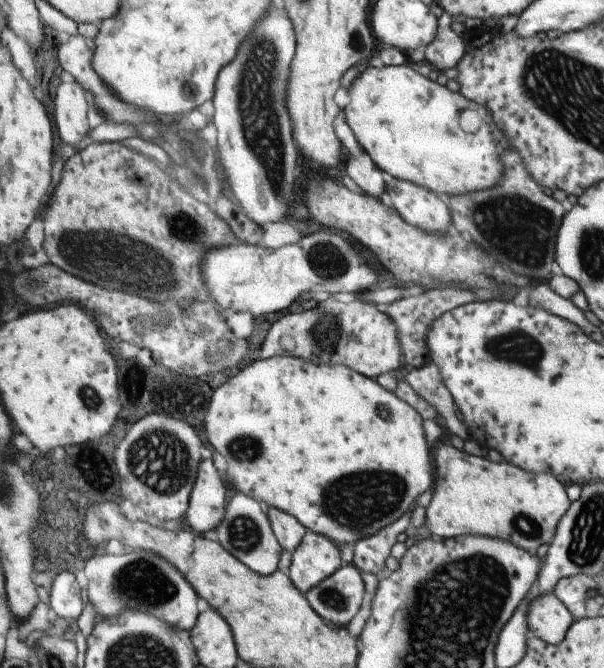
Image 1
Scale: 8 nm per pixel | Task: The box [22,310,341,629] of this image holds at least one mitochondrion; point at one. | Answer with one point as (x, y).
(160, 459)

